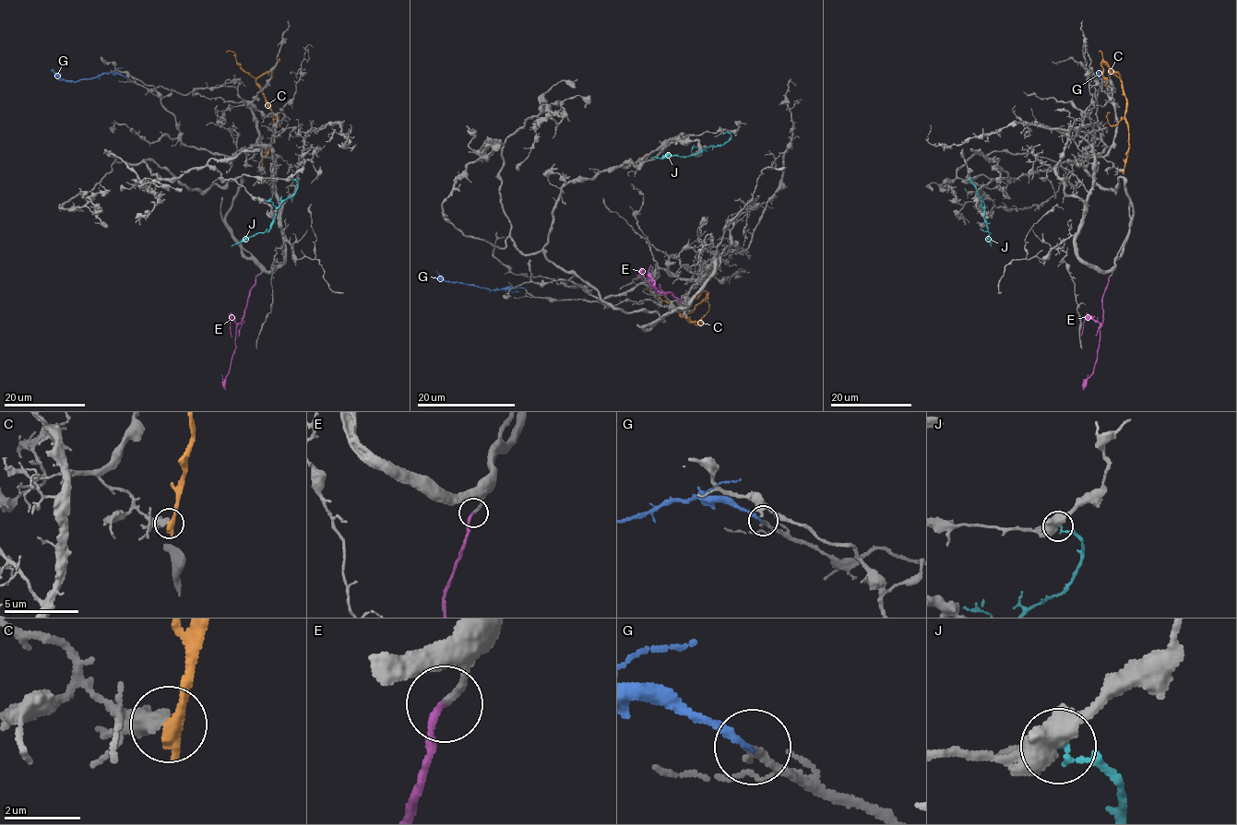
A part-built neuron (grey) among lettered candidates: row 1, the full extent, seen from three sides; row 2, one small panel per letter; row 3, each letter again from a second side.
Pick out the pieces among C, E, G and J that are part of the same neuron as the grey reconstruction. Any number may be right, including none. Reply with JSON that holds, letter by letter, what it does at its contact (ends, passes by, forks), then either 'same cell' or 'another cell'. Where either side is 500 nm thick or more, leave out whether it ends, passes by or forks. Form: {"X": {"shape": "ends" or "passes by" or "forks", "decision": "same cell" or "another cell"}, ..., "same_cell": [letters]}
{"C": {"decision": "another cell"}, "E": {"shape": "ends", "decision": "same cell"}, "G": {"shape": "ends", "decision": "same cell"}, "J": {"shape": "ends", "decision": "another cell"}, "same_cell": ["E", "G"]}

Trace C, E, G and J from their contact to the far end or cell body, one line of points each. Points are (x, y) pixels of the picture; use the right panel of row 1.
C: (1123, 170), (1129, 149), (1125, 98), (1120, 76), (1102, 62), (1102, 76), (1107, 79), (1104, 86)
E: (1110, 276), (1102, 297), (1102, 322), (1099, 325), (1099, 349), (1093, 372), (1082, 390)
G: (1100, 78), (1099, 73), (1094, 81), (1089, 70)
J: (969, 178), (980, 196), (991, 246)

